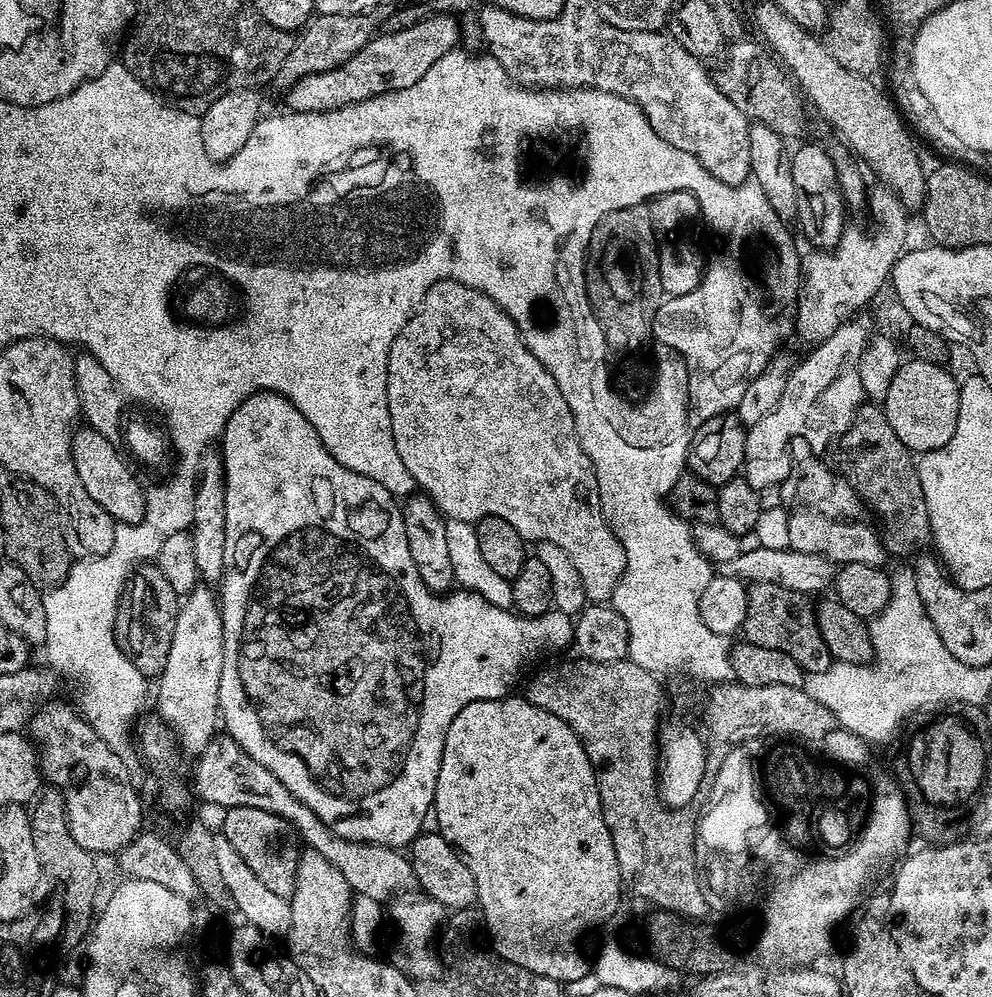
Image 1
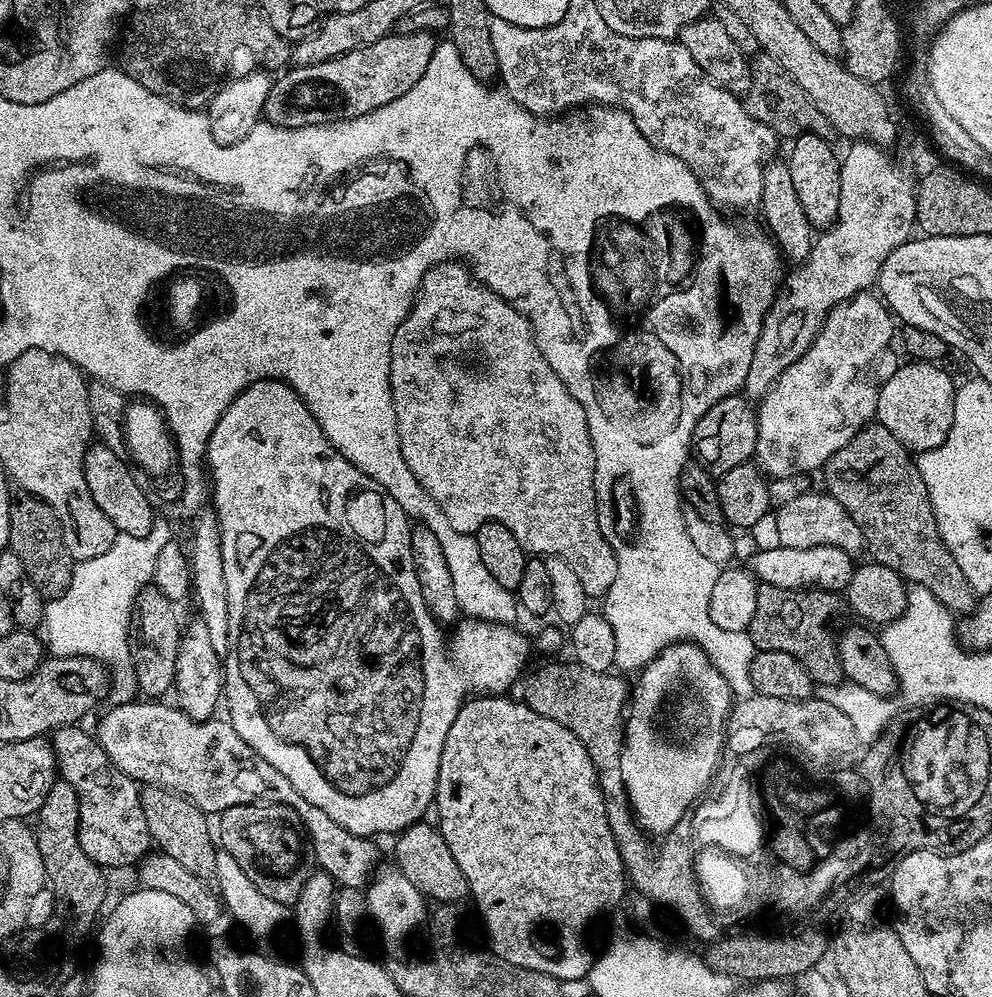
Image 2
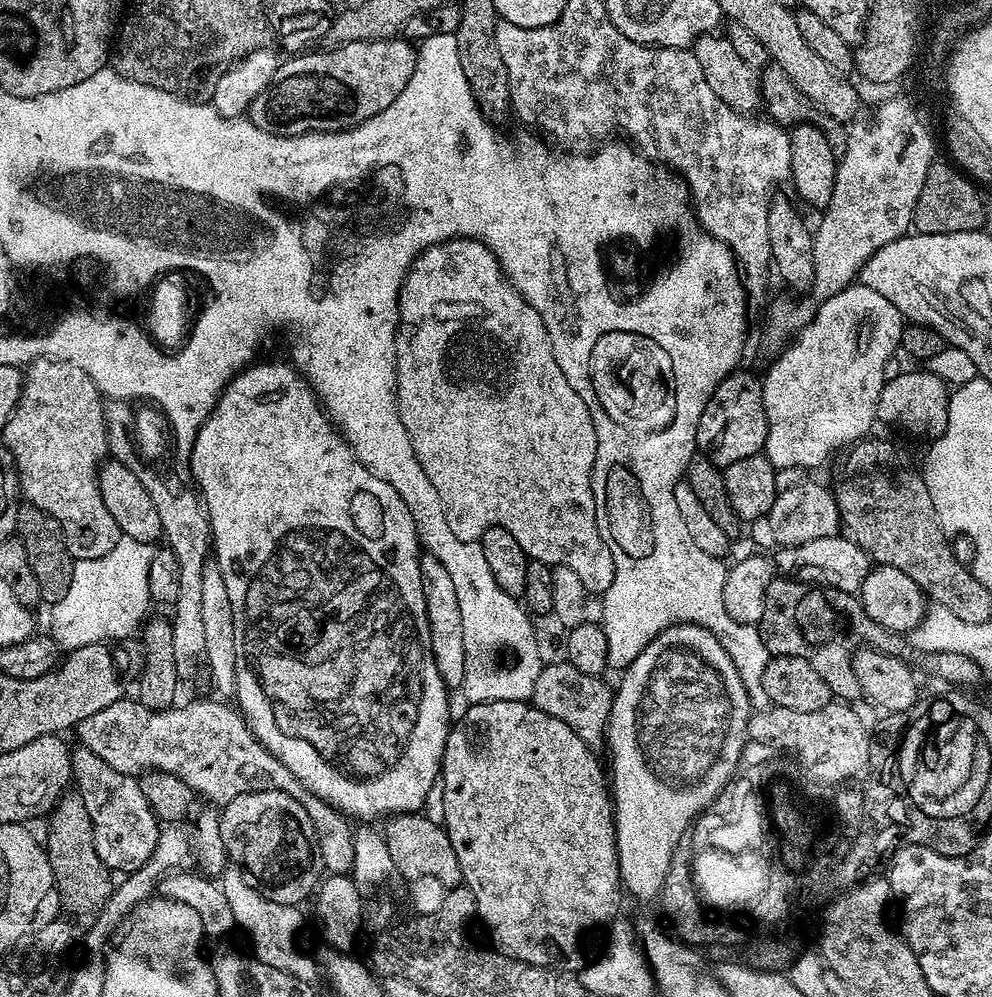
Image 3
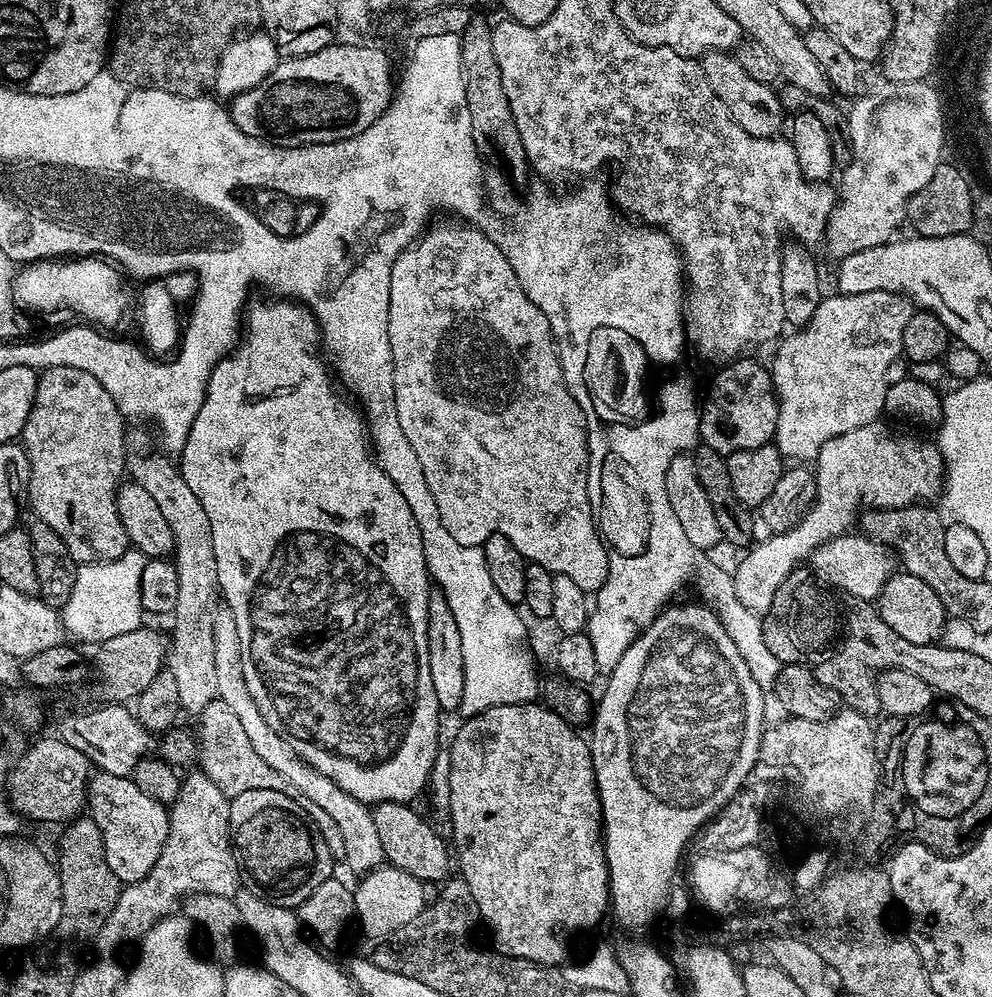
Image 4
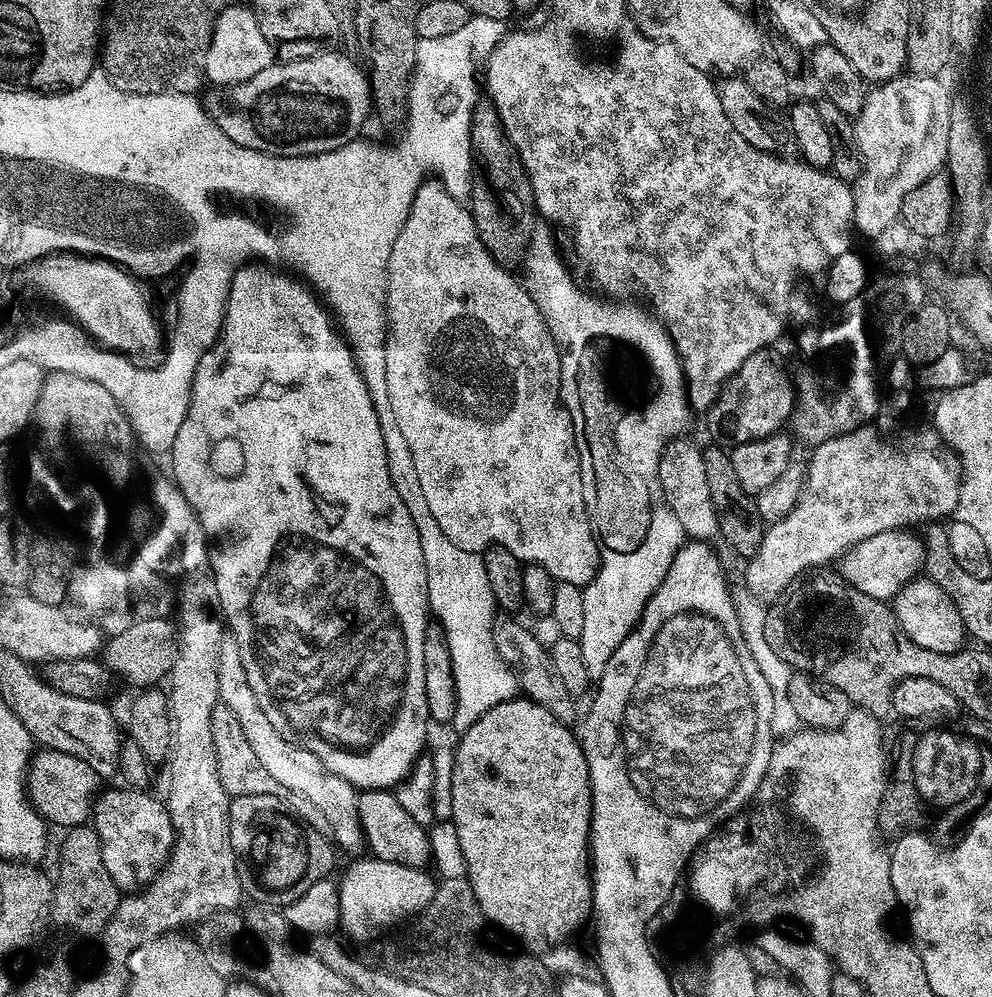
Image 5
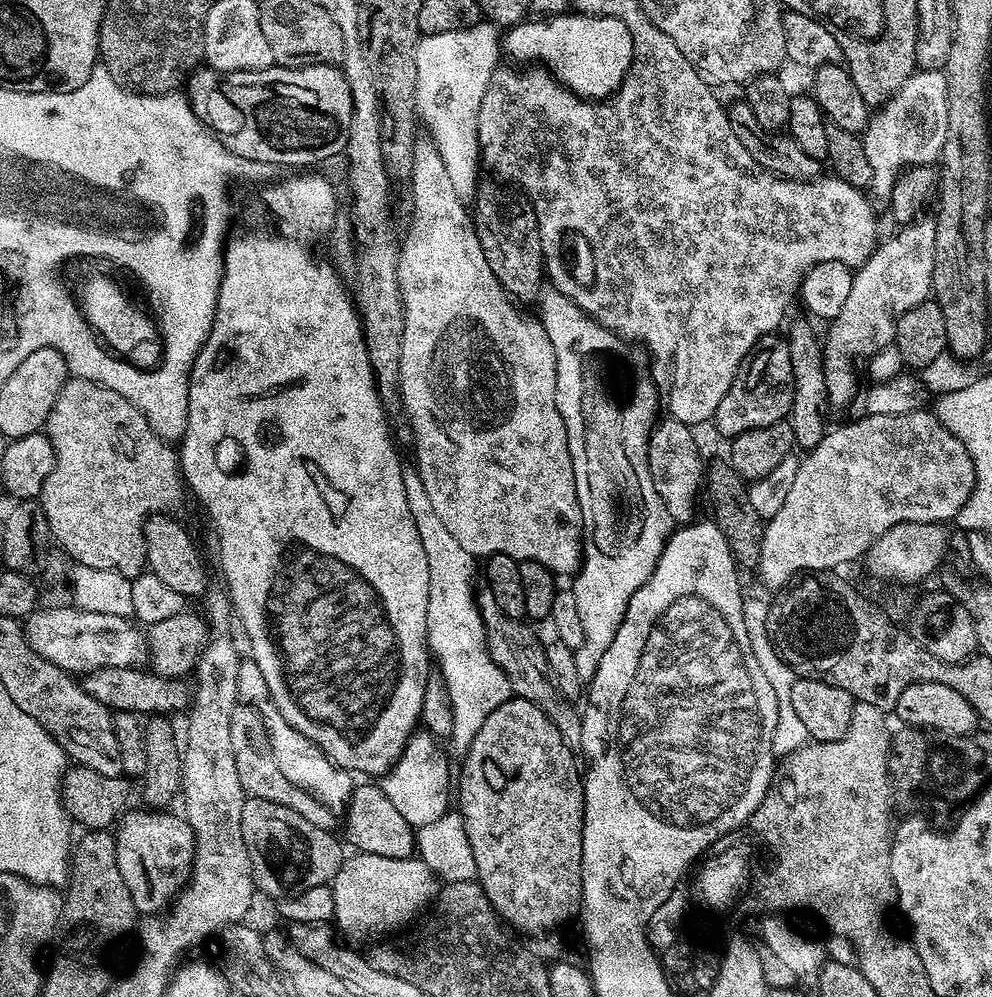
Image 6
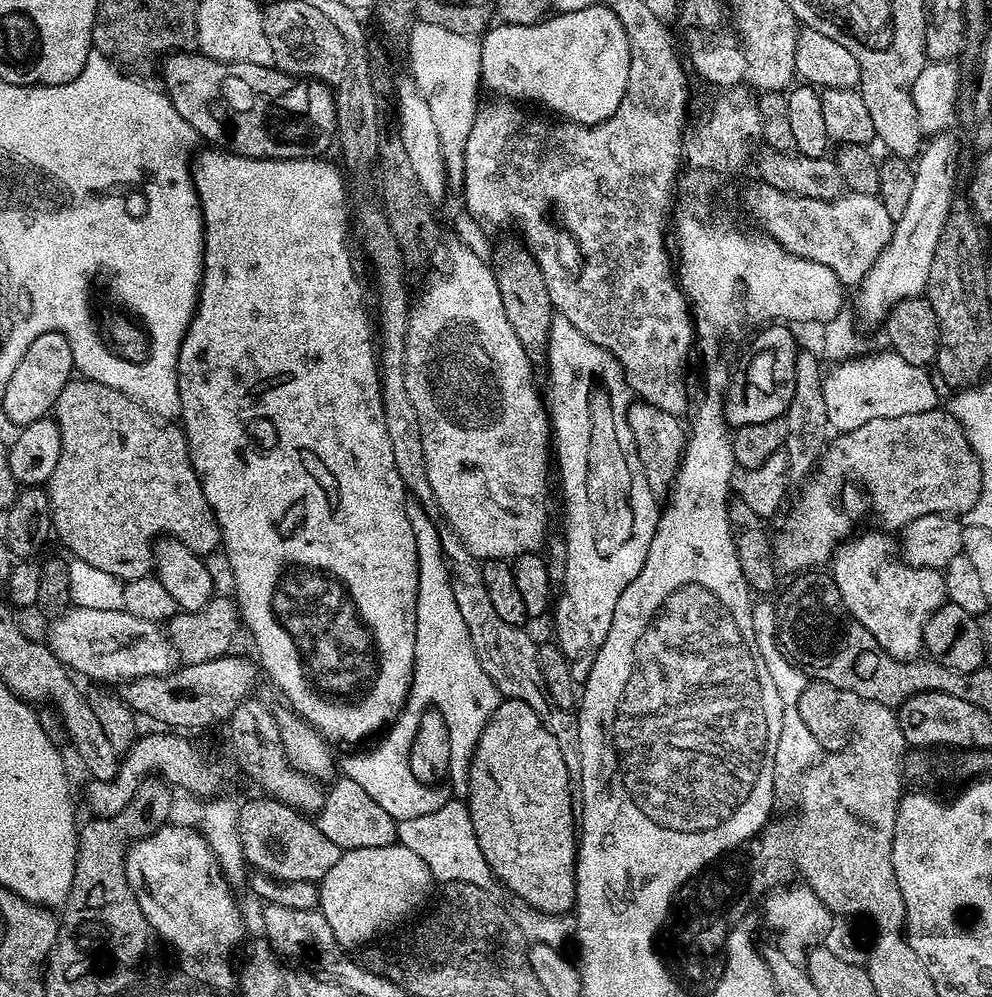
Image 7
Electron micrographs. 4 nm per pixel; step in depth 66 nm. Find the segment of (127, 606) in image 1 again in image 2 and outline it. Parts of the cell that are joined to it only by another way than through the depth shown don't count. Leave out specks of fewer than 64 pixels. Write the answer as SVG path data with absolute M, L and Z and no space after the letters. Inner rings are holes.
M149 586L136 599L132 613L132 627L128 634L128 649L136 671L137 689L148 698L164 698L173 691L176 682L176 659L182 635L182 624L176 621L173 601L162 594L162 590Z

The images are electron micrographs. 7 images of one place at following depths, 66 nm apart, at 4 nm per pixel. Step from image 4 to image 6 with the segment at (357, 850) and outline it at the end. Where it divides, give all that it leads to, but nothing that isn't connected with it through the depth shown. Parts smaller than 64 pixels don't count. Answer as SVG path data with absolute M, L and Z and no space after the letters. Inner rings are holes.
M250 658L241 659L236 665L236 692L239 699L250 705L253 712L260 717L266 747L272 753L274 762L278 764L278 770L282 770L282 774L289 782L294 782L294 786L318 798L322 806L326 806L334 814L339 813L352 796L353 773L339 768L317 744L310 742L310 738L306 738L306 734L300 734L298 730L294 730L294 726L290 726L290 722L286 722L282 714L278 714L278 706L274 706L274 698L270 698L266 680L262 678L262 672Z

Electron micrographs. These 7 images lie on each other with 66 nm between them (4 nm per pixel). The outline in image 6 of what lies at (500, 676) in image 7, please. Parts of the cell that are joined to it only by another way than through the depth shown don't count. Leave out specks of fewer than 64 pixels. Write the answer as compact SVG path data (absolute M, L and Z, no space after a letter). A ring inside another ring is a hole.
M486 586L475 593L474 599L484 623L484 641L488 644L490 658L506 674L506 678L512 684L513 693L519 699L534 702L534 706L538 706L548 715L550 722L554 722L558 734L562 734L568 747L579 749L582 738L582 712L573 701L563 696L546 671L548 660L544 656L545 645L540 644L539 638L527 628L527 623L512 620L506 614L502 614L498 602L494 602L494 594L490 594Z

